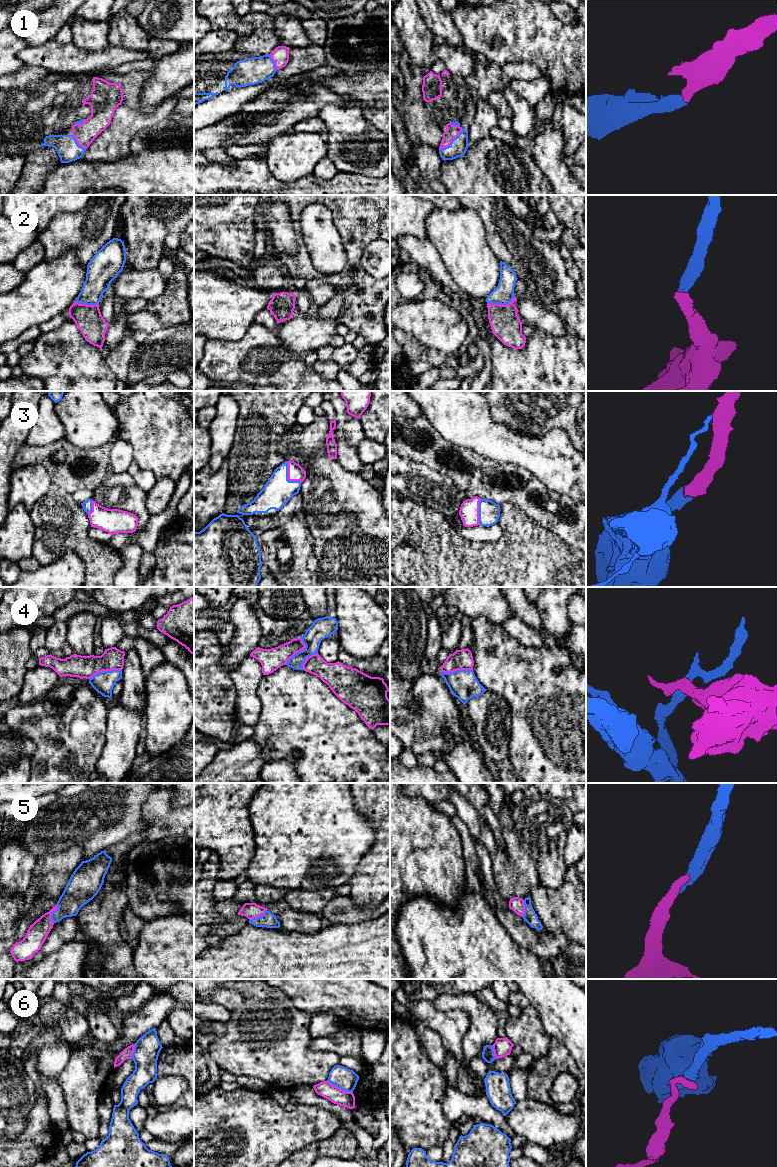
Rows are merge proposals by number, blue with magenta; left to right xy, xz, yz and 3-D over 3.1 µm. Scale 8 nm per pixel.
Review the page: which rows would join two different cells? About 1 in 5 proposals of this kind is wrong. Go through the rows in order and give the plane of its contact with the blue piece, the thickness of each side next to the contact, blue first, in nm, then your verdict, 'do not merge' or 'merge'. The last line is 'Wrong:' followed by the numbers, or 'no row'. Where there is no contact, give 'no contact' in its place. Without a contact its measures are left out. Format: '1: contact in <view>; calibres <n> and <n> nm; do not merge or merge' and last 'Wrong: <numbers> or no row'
1: contact in yz; calibres 140 and 100 nm; merge
2: contact in yz; calibres 170 and 240 nm; merge
3: contact in xz; calibres 240 and 130 nm; merge
4: contact in xy; calibres 180 and 180 nm; do not merge
5: contact in xy; calibres 200 and 160 nm; merge
6: contact in xz; calibres 180 and 130 nm; do not merge
Wrong: 4, 6

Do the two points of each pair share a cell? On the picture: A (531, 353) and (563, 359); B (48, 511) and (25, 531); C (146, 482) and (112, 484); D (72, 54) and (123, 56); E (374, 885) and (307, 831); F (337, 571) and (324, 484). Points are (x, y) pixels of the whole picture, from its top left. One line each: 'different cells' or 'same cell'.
A: same cell
B: different cells
C: different cells
D: same cell
E: different cells
F: same cell

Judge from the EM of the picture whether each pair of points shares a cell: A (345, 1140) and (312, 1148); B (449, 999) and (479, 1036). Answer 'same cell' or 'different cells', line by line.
A: same cell
B: same cell

